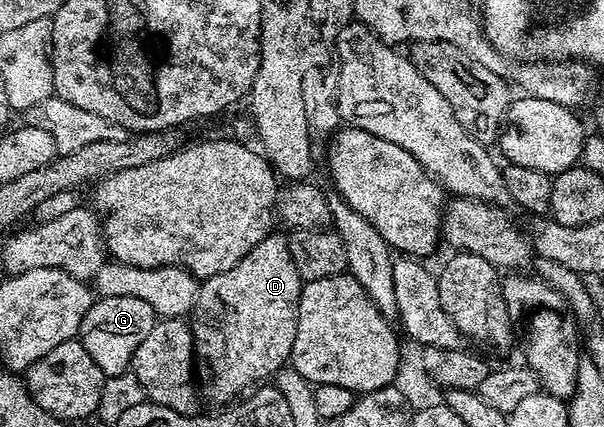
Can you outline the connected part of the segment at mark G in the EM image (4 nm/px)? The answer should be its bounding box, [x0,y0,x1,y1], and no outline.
[78,296,158,376]

